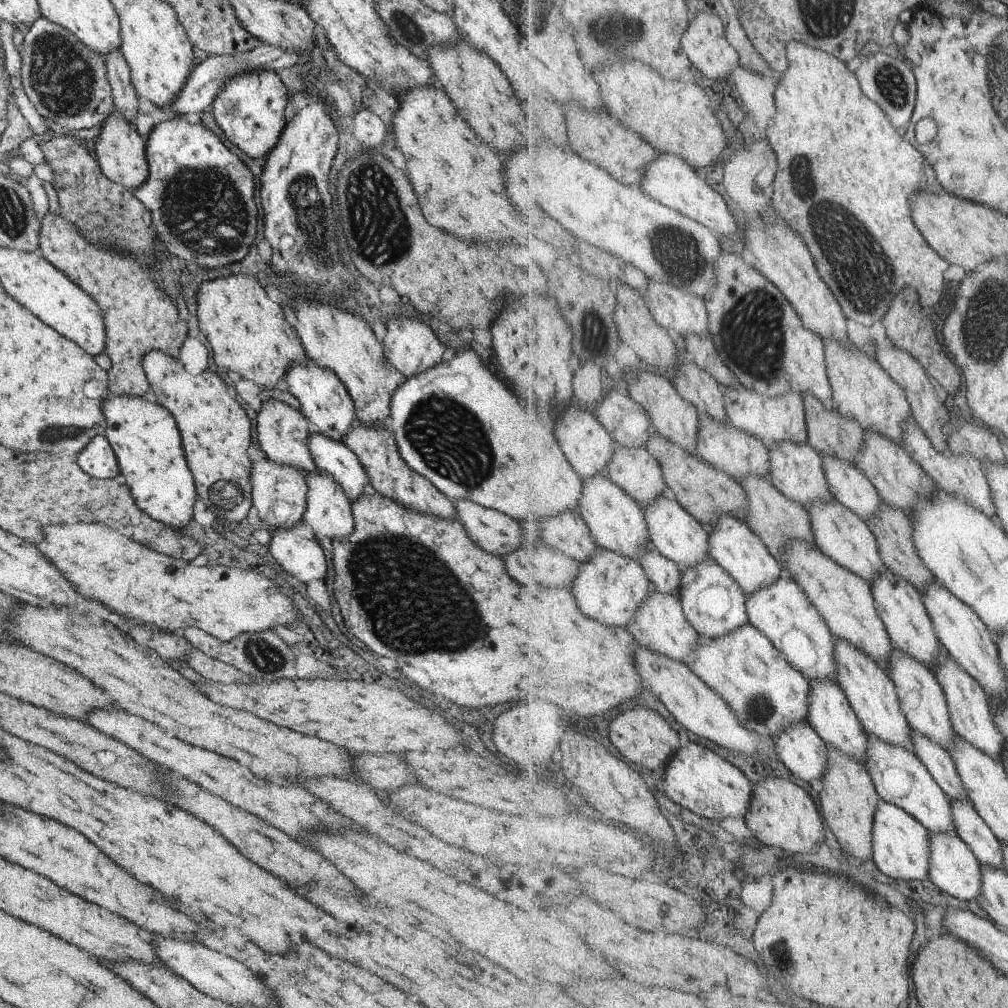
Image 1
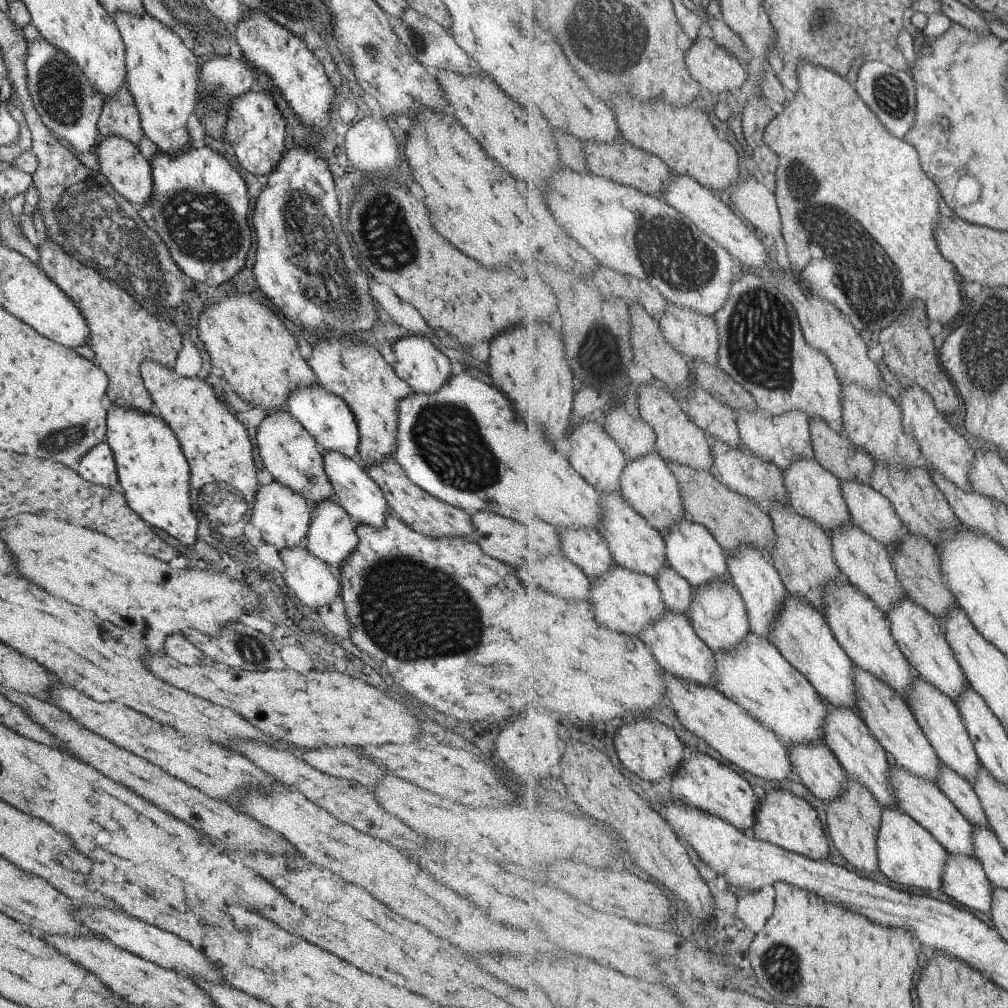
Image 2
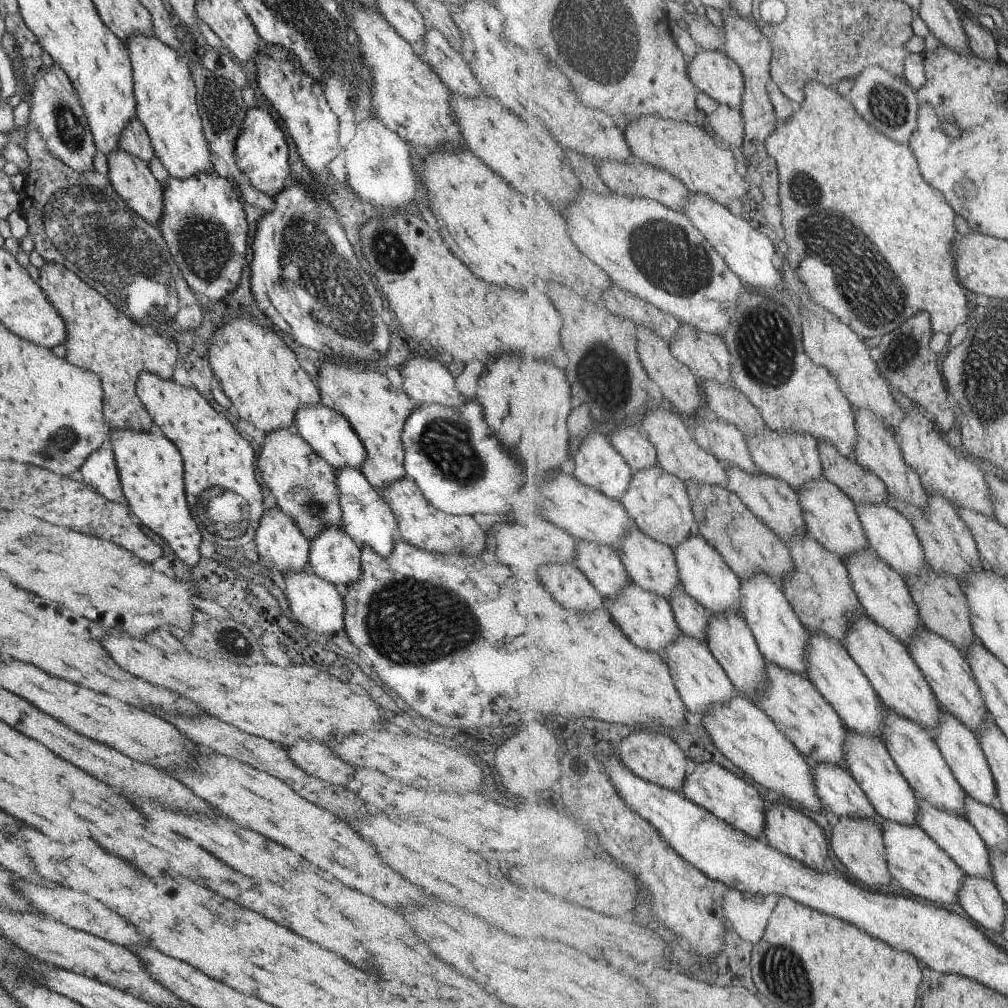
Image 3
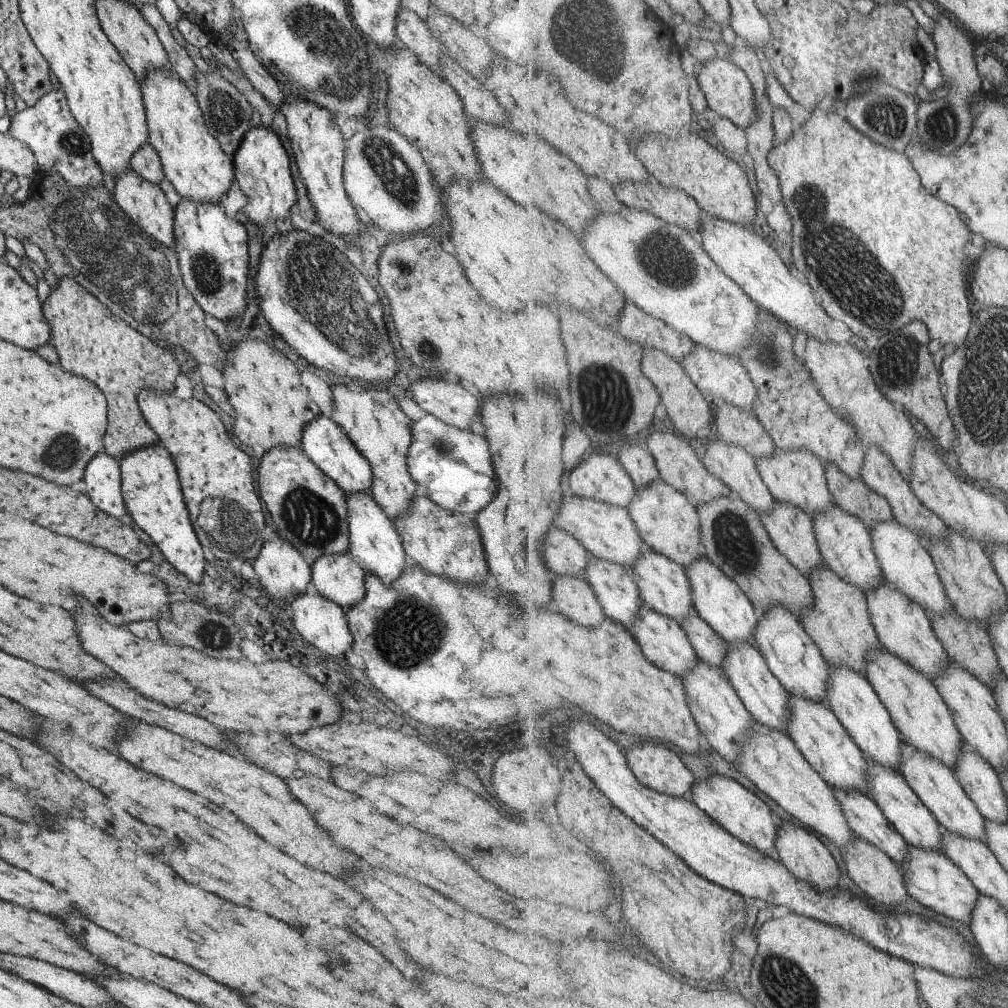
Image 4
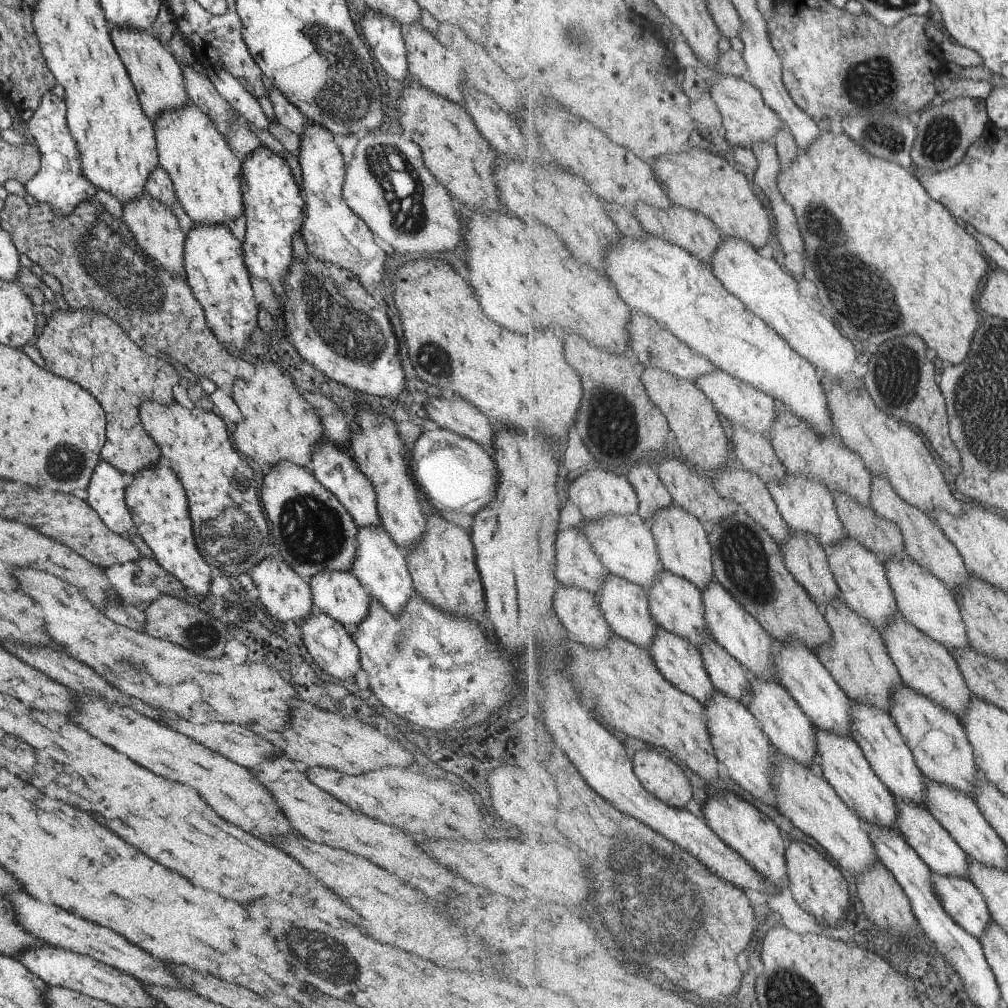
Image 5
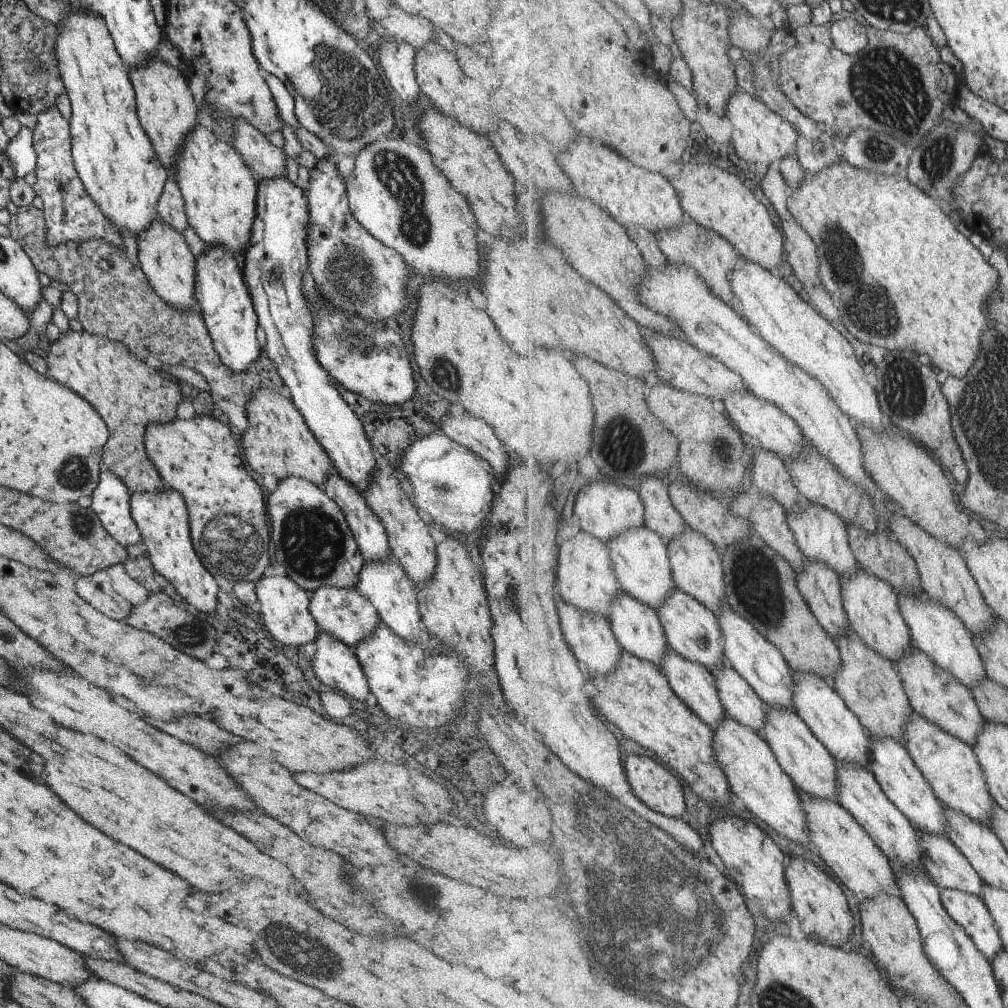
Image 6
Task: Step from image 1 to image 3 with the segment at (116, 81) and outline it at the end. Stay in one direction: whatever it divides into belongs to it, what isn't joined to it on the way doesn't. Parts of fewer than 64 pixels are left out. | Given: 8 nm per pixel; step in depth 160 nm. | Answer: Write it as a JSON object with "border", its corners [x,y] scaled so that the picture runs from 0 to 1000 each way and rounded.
{"border":[[[135,115],[130,116],[123,123],[120,132],[117,135],[117,147],[147,163],[148,159],[153,155],[153,151],[140,120]]]}

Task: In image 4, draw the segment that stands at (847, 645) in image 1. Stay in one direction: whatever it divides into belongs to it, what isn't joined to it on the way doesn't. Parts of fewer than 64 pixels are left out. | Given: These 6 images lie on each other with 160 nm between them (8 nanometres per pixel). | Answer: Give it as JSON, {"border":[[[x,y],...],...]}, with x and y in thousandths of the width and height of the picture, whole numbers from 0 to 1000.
{"border":[[[895,727],[894,732],[896,732],[897,736],[896,743],[894,743],[896,749],[896,756],[893,760],[894,767],[900,773],[902,780],[910,787],[910,790],[918,797],[918,800],[921,800],[922,804],[929,810],[934,819],[947,827],[978,835],[979,824],[977,818],[979,817],[976,809],[973,808],[968,796],[965,796],[965,793],[959,788],[956,780],[952,777],[952,773],[948,771],[948,765],[939,760],[934,753],[912,744],[908,739],[902,738]]]}

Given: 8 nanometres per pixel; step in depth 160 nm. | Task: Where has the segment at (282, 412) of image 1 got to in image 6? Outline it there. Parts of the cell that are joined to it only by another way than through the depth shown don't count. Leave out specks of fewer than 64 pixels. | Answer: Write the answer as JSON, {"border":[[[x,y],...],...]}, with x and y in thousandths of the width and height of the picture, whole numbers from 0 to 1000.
{"border":[[[293,471],[281,473],[273,479],[272,485],[266,488],[264,504],[269,520],[268,536],[273,544],[271,548],[273,556],[281,562],[283,570],[293,579],[307,589],[317,581],[352,583],[355,567],[361,557],[359,550],[350,536],[341,510],[318,483]]]}

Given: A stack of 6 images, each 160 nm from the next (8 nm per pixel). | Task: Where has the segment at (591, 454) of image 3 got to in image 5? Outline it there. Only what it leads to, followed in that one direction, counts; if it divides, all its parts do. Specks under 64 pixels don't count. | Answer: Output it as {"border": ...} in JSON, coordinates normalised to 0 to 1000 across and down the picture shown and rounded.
{"border":[[[600,464],[580,466],[568,480],[561,480],[560,491],[562,497],[570,499],[580,512],[580,517],[591,517],[596,513],[606,513],[611,510],[633,509],[635,494],[620,470],[606,468]]]}

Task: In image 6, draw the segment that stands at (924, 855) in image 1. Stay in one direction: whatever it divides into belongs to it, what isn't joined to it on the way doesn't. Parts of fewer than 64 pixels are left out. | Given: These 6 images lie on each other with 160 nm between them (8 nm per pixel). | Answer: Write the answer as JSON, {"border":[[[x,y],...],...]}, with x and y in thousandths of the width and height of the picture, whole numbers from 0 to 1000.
{"border":[[[933,880],[933,890],[945,913],[959,924],[984,954],[996,940],[996,935],[976,892],[967,886],[936,880]]]}

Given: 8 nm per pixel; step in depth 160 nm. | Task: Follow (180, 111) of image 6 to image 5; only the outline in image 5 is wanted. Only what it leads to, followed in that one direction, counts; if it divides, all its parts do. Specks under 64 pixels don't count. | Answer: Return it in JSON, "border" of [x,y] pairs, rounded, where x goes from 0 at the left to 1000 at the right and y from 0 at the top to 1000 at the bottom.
{"border":[[[107,28],[109,41],[136,92],[140,109],[150,121],[161,109],[175,108],[187,101],[178,62],[172,59],[164,44],[150,35],[149,30]]]}

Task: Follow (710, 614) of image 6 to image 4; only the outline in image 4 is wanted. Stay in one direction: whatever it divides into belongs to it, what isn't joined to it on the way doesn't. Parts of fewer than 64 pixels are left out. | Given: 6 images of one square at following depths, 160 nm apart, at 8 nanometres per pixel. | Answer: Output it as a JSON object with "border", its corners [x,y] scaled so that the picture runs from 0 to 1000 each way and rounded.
{"border":[[[644,542],[626,566],[632,576],[632,581],[635,581],[638,599],[669,613],[676,619],[686,608],[691,608],[687,590],[687,577],[683,572],[682,563],[671,556]]]}

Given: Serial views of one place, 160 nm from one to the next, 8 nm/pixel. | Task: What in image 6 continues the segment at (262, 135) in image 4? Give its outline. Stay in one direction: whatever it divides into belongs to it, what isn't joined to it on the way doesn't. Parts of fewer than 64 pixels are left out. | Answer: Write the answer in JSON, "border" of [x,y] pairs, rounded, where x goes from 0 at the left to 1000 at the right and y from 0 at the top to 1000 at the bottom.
{"border":[[[283,176],[261,177],[254,181],[253,202],[248,233],[240,249],[240,275],[254,319],[263,330],[261,347],[273,359],[280,381],[287,385],[292,404],[322,445],[329,465],[360,488],[373,462],[366,437],[352,411],[330,384],[330,375],[313,358],[309,339],[309,308],[299,291],[299,273],[306,264],[302,241],[307,216],[303,190]]]}

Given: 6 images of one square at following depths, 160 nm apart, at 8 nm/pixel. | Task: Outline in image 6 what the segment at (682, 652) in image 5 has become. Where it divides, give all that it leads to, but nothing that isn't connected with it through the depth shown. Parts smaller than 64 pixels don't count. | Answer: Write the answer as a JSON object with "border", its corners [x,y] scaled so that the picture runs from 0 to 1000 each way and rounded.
{"border":[[[665,641],[662,652],[659,653],[655,663],[661,669],[671,688],[679,693],[680,698],[682,698],[688,706],[690,706],[695,714],[698,714],[701,719],[709,724],[716,717],[721,706],[718,696],[715,696],[710,673],[706,666],[698,659],[685,656],[682,652],[674,649],[670,644],[666,644]]]}

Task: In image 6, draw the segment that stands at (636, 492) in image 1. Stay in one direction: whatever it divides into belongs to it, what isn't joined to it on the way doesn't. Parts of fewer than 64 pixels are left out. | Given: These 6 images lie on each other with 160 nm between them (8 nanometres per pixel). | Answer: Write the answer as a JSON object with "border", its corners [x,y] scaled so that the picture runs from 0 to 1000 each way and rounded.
{"border":[[[683,523],[675,533],[662,536],[670,581],[688,591],[709,609],[717,604],[720,595],[720,577],[715,547],[697,529]]]}

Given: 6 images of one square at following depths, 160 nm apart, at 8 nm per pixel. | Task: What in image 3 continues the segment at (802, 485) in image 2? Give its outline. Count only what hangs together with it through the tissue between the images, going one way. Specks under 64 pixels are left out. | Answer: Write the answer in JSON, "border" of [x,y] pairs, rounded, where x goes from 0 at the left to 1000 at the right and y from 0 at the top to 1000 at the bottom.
{"border":[[[818,472],[798,482],[794,488],[794,499],[802,528],[819,545],[830,549],[836,555],[841,555],[846,549],[862,543],[863,538],[854,518],[850,500],[833,482]]]}

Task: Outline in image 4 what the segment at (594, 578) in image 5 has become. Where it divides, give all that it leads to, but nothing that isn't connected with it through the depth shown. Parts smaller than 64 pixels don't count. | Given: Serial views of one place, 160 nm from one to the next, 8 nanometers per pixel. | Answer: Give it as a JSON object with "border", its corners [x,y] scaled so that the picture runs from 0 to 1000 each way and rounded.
{"border":[[[549,522],[540,534],[540,557],[552,570],[564,570],[580,573],[586,548],[575,535],[555,522]]]}

